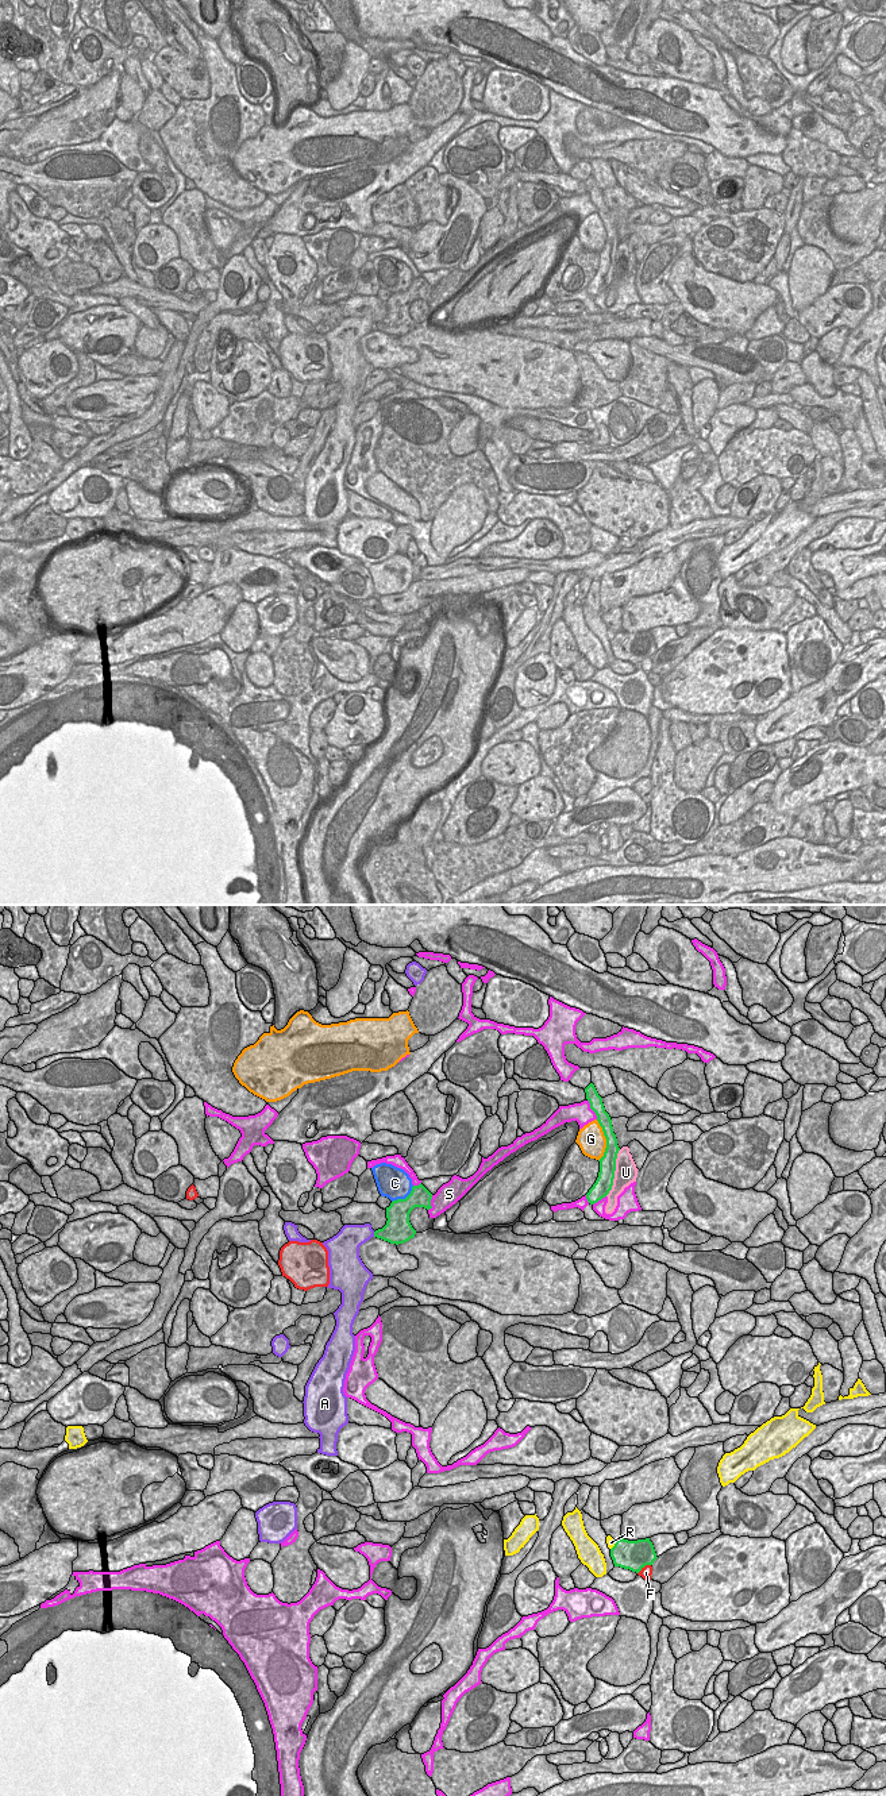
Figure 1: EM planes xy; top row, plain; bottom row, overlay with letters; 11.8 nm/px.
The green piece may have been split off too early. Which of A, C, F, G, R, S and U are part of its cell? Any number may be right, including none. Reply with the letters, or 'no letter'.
no letter

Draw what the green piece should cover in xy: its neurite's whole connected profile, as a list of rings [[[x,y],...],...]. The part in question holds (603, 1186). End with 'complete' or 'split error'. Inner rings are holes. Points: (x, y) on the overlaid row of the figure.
[[[590,1083],[586,1088],[586,1099],[590,1103],[590,1109],[596,1113],[597,1121],[602,1128],[604,1136],[606,1138],[606,1148],[604,1156],[600,1161],[600,1172],[596,1183],[586,1194],[586,1199],[590,1205],[597,1203],[602,1198],[605,1198],[613,1186],[615,1171],[616,1171],[616,1159],[620,1151],[617,1145],[616,1134],[613,1133],[612,1119],[609,1114],[605,1111],[602,1098],[598,1095],[593,1083]]] | complete

